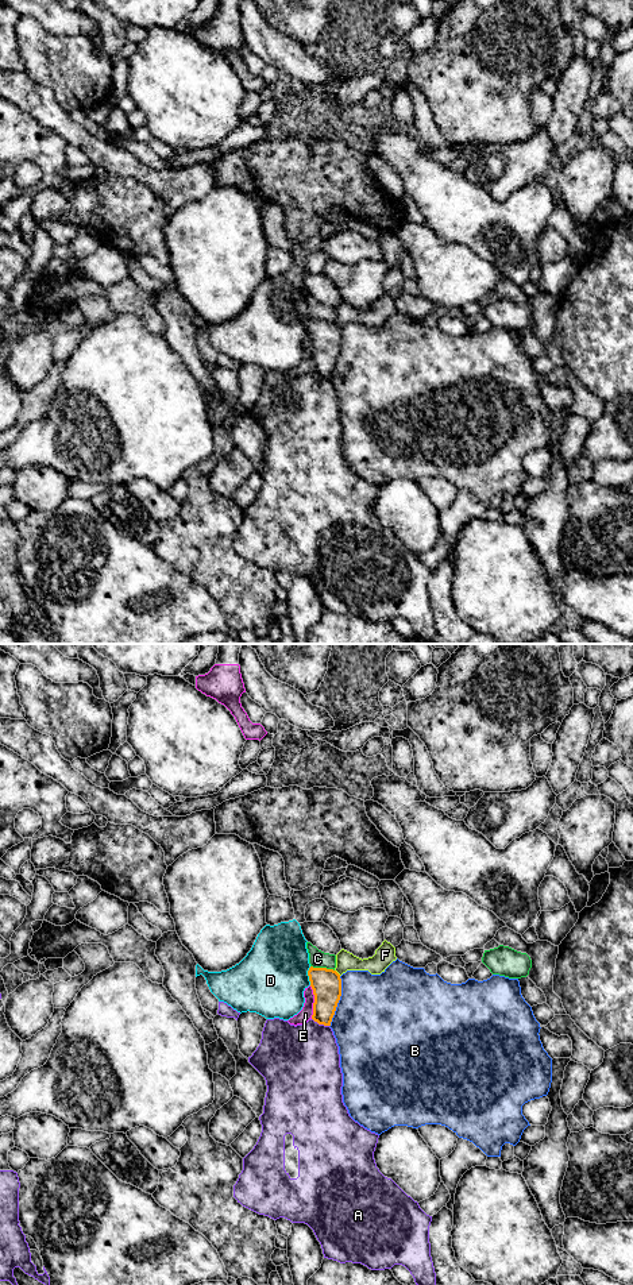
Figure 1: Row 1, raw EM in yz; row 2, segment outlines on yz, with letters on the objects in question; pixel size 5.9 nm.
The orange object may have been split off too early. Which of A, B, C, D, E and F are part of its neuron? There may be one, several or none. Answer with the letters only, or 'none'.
none

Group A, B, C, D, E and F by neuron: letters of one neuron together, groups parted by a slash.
A F / B / C / D / E

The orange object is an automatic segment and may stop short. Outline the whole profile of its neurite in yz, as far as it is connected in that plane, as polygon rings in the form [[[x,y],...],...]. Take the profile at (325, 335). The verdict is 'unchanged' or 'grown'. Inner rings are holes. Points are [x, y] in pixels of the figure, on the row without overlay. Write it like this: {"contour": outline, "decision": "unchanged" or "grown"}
{"contour": [[[313,320],[308,323],[314,347],[312,371],[319,377],[331,378],[341,348],[341,331],[333,321]]], "decision": "unchanged"}

